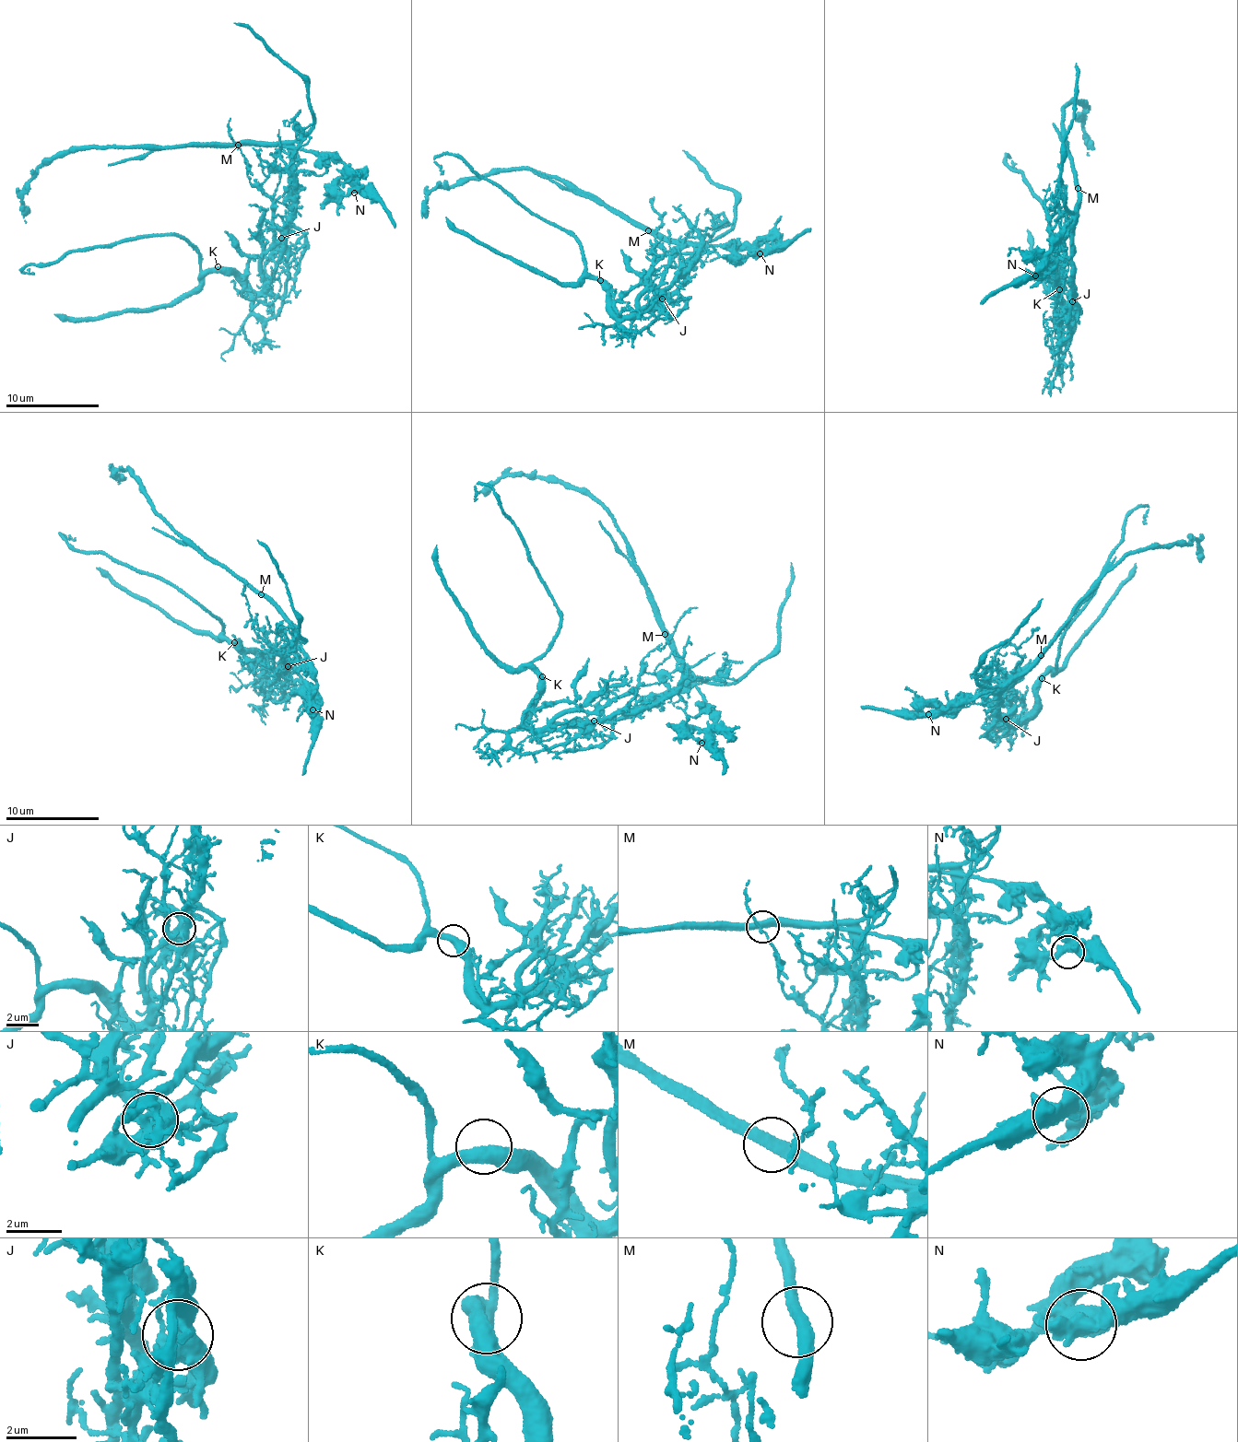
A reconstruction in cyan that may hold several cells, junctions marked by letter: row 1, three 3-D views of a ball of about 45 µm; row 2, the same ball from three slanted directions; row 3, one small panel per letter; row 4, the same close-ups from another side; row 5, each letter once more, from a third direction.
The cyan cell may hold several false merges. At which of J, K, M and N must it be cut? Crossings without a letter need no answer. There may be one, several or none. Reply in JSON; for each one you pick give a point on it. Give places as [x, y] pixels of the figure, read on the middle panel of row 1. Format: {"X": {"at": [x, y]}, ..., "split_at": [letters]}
{"J": {"at": [662, 298]}, "M": {"at": [648, 230]}, "split_at": ["J", "M"]}

